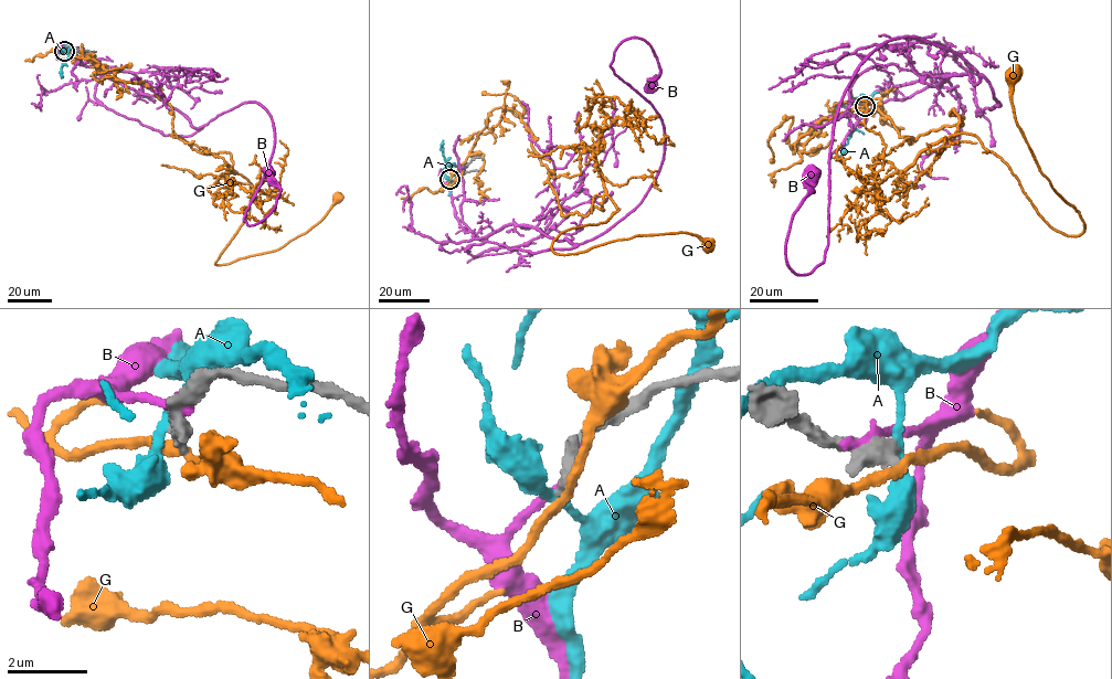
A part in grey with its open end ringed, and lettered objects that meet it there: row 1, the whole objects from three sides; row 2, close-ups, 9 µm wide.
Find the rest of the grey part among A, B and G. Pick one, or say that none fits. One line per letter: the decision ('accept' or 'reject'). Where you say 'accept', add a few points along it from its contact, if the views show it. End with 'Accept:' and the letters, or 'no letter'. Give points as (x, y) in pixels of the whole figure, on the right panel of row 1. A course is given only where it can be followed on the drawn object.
A: reject
B: reject
G: reject
Accept: no letter

